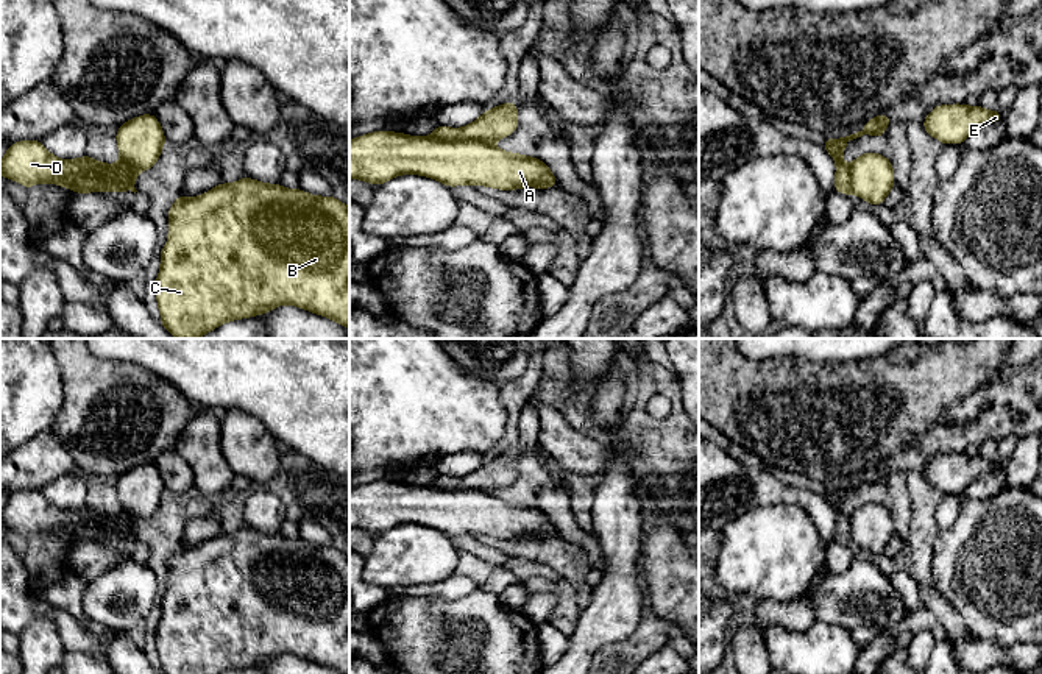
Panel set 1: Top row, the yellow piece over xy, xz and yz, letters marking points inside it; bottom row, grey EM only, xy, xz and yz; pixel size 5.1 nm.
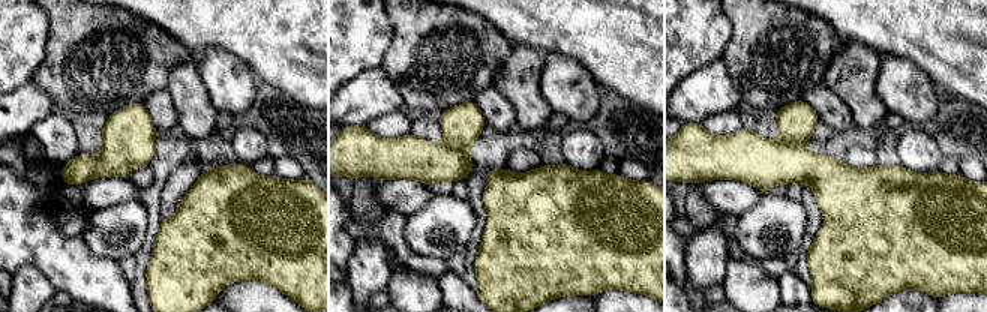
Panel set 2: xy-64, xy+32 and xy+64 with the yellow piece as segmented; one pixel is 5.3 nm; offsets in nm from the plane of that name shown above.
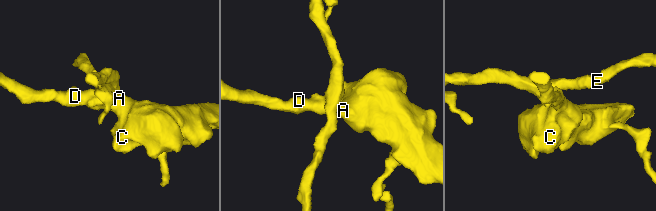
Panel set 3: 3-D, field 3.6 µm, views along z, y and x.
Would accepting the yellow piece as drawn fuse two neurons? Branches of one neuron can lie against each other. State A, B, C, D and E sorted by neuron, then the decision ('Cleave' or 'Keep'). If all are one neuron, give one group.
Groups: A B C D / E. Cleave

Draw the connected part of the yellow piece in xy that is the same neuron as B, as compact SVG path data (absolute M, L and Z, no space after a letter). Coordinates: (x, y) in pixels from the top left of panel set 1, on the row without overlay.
M248 526L190 548L179 543L168 563L168 591L161 599L156 649L161 674L223 674L292 654L349 674L349 557L331 546L264 534Z

